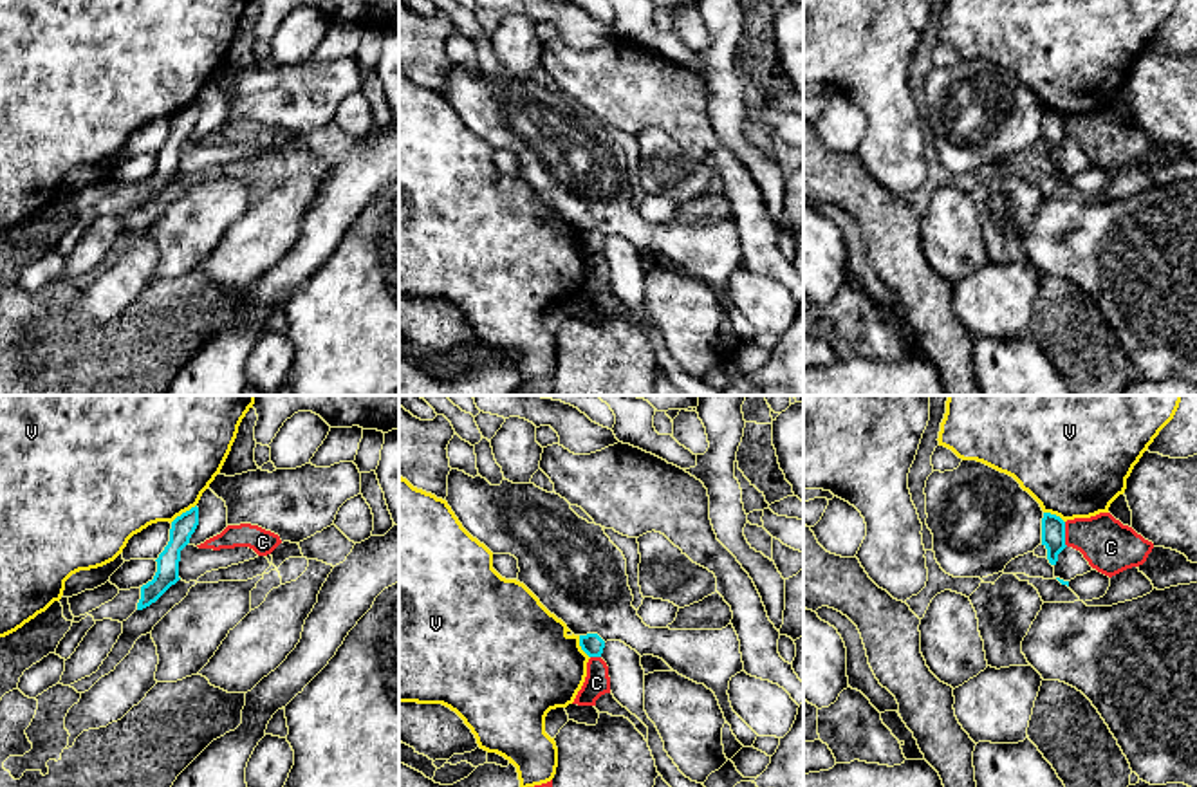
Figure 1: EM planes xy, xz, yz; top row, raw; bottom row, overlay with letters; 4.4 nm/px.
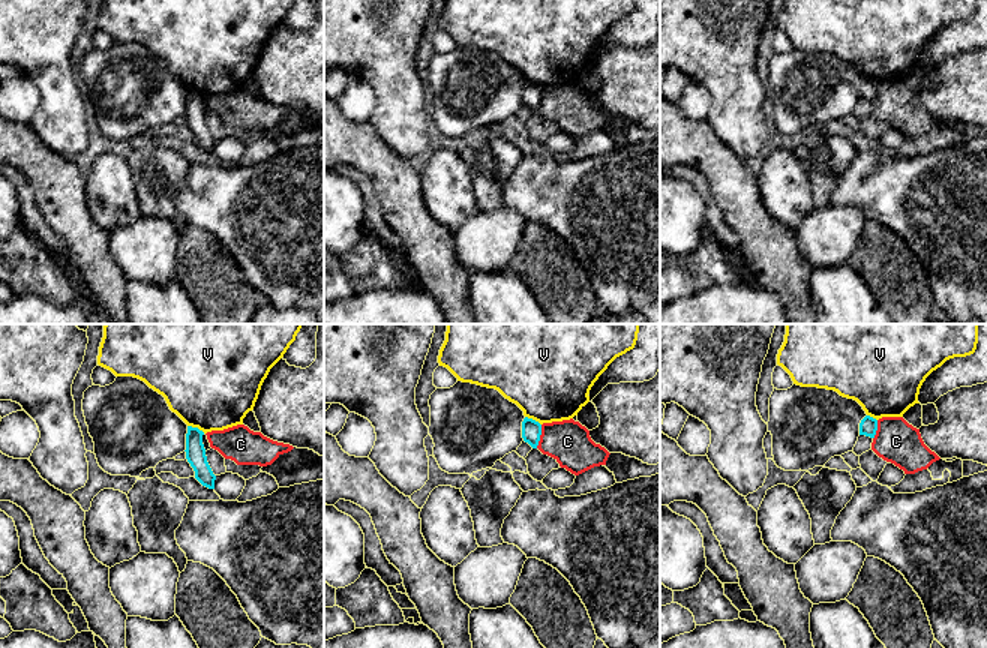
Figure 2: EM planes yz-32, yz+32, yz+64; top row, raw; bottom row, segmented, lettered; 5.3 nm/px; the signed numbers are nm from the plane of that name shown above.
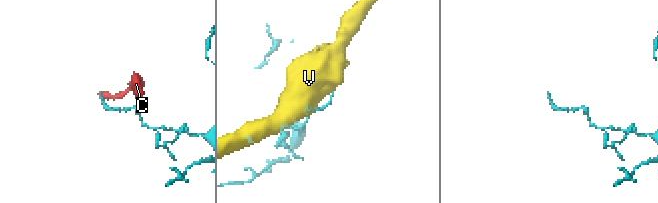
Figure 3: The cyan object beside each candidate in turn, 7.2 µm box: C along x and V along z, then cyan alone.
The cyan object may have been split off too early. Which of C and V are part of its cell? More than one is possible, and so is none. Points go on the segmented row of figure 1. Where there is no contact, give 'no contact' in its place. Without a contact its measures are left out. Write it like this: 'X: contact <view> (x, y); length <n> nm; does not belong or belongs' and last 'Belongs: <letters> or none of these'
C: contact yz (1064, 535); length 110 nm; does not belong
V: contact xy (183, 513); length 150 nm; does not belong
Belongs: none of these

